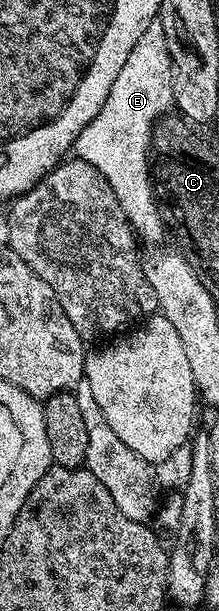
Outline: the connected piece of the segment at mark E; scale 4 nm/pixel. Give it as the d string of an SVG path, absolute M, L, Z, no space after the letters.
M157 19L134 43L126 64L118 71L118 79L114 79L114 87L110 87L110 95L106 95L106 103L102 103L102 111L86 123L74 146L75 156L91 165L112 188L135 234L148 241L162 240L166 230L152 191L152 129L159 117L172 108L172 60L166 47L166 31L162 31L162 23Z

